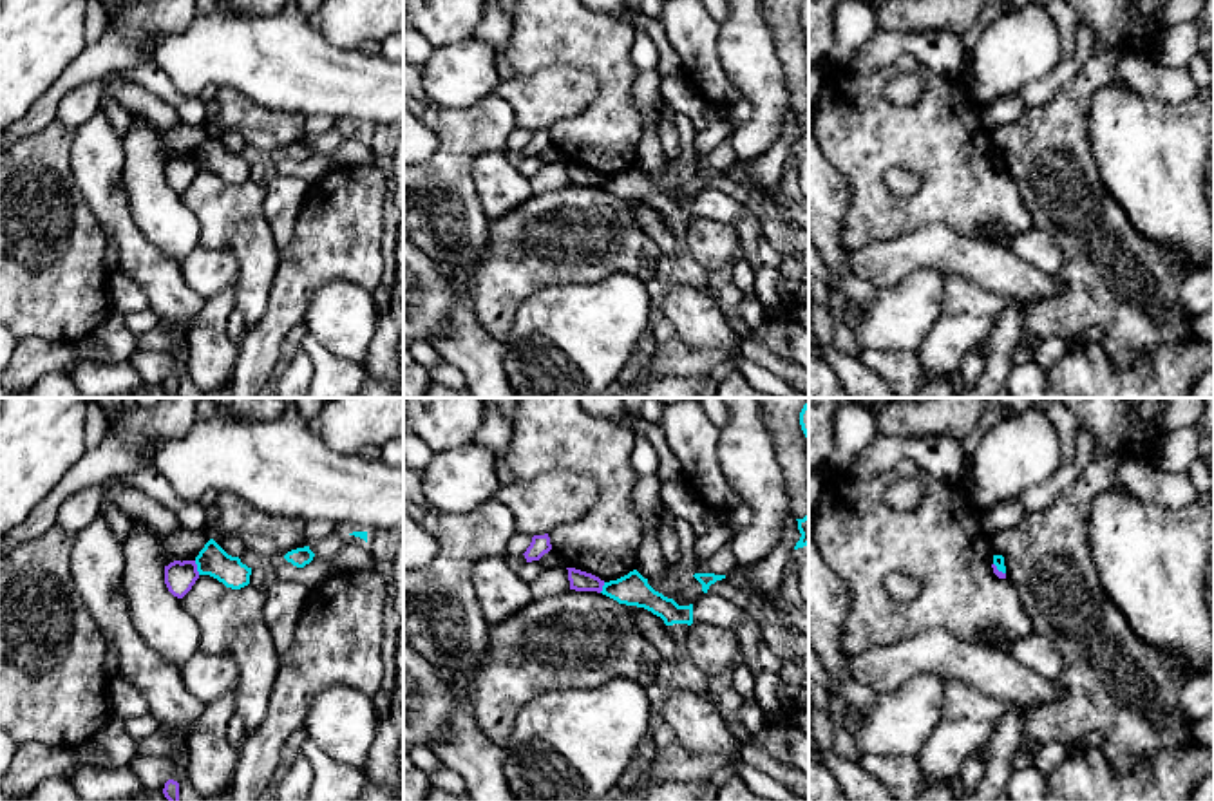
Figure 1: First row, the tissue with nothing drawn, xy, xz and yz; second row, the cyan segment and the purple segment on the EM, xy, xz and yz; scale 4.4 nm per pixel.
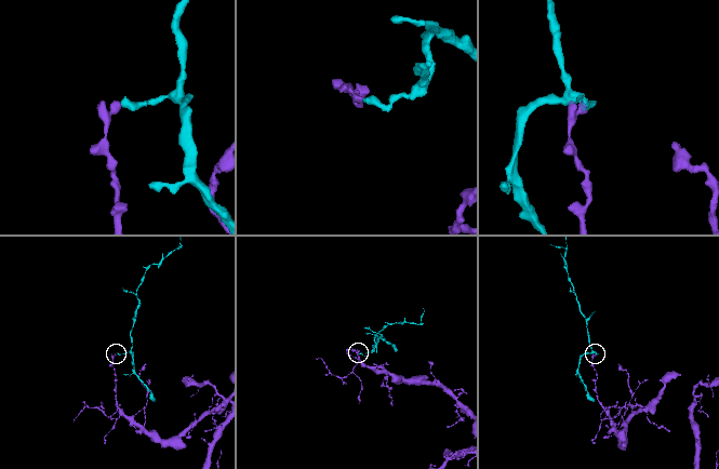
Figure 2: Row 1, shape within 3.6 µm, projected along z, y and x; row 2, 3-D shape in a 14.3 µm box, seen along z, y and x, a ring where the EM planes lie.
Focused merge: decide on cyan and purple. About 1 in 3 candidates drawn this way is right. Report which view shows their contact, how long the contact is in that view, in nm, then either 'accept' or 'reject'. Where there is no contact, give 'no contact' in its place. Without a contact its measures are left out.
meets cyan in xy; contact 70 nm long; reject

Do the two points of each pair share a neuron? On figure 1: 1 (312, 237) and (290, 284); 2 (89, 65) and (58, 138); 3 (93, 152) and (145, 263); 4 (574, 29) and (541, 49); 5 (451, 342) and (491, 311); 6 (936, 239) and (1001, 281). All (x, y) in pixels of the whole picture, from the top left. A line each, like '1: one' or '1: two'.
1: one
2: two
3: one
4: one
5: two
6: one

